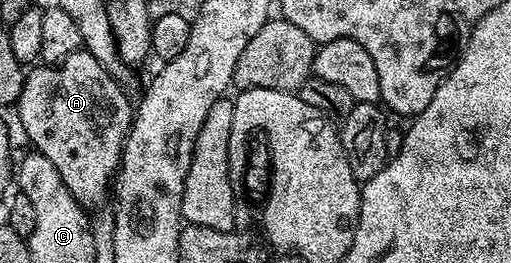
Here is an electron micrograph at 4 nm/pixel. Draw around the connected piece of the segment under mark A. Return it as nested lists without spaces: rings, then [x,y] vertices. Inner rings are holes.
[[[85,49],[69,53],[60,63],[54,65],[35,65],[24,74],[23,88],[19,94],[17,110],[19,123],[27,134],[30,146],[40,151],[57,169],[61,181],[65,181],[65,189],[73,193],[73,197],[84,209],[99,207],[108,202],[109,188],[119,170],[119,160],[123,157],[123,141],[133,118],[133,103],[127,100],[119,80],[113,78]]]

